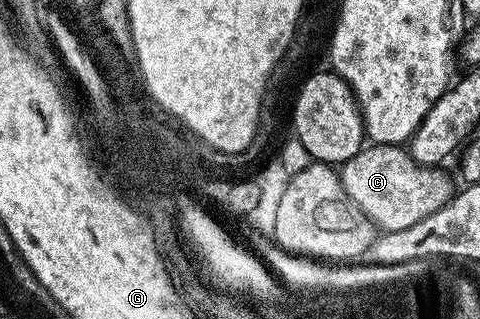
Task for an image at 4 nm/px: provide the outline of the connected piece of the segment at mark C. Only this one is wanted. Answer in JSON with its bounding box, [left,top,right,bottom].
[341,143,453,232]

